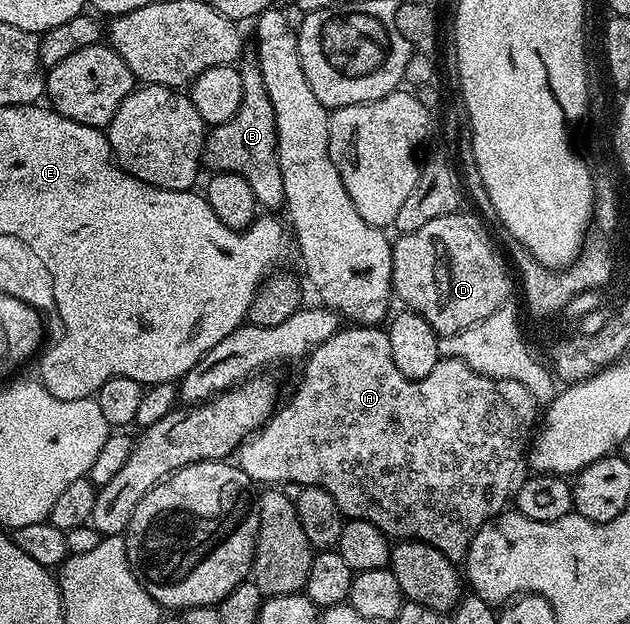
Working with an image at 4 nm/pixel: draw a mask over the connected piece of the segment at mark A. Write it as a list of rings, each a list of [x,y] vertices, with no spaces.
[[[381,326],[344,327],[327,342],[323,342],[309,353],[303,367],[305,367],[305,373],[302,374],[301,381],[298,382],[297,389],[293,392],[293,397],[282,408],[280,405],[274,411],[273,416],[262,426],[260,432],[246,440],[237,449],[235,460],[239,467],[254,481],[266,480],[269,483],[266,485],[269,486],[297,484],[296,486],[327,490],[335,498],[342,517],[371,522],[386,536],[396,538],[401,542],[422,540],[424,544],[435,546],[435,550],[442,552],[449,560],[464,561],[475,534],[479,534],[483,525],[497,519],[502,512],[506,511],[508,504],[505,503],[508,500],[510,503],[511,497],[514,495],[515,485],[518,483],[517,471],[521,468],[521,460],[523,464],[526,459],[527,449],[531,444],[531,433],[539,420],[539,402],[531,394],[531,390],[527,390],[527,386],[514,380],[492,380],[489,376],[471,370],[471,366],[467,366],[461,360],[444,358],[438,360],[435,370],[431,370],[431,374],[427,374],[427,378],[409,380],[399,372],[399,366],[395,366],[395,358],[391,358],[389,333]]]

